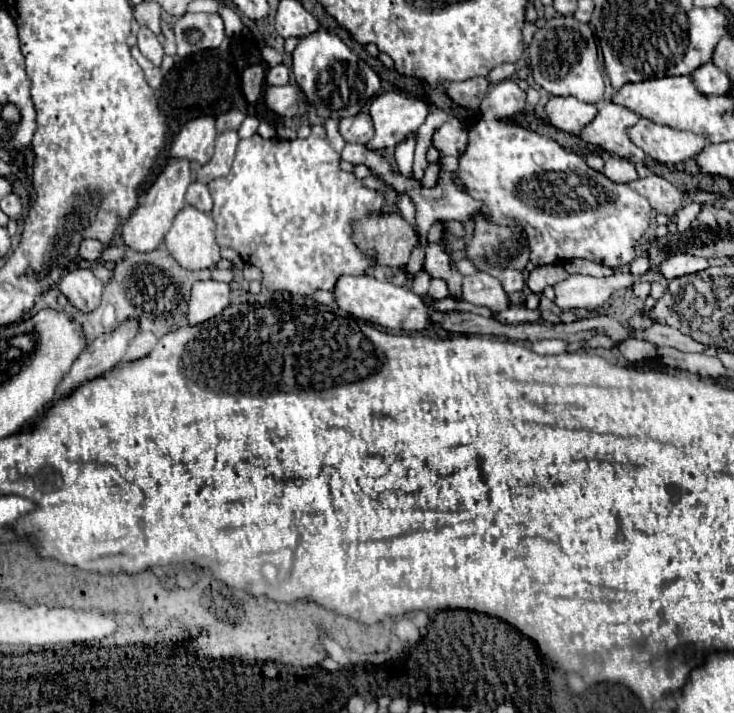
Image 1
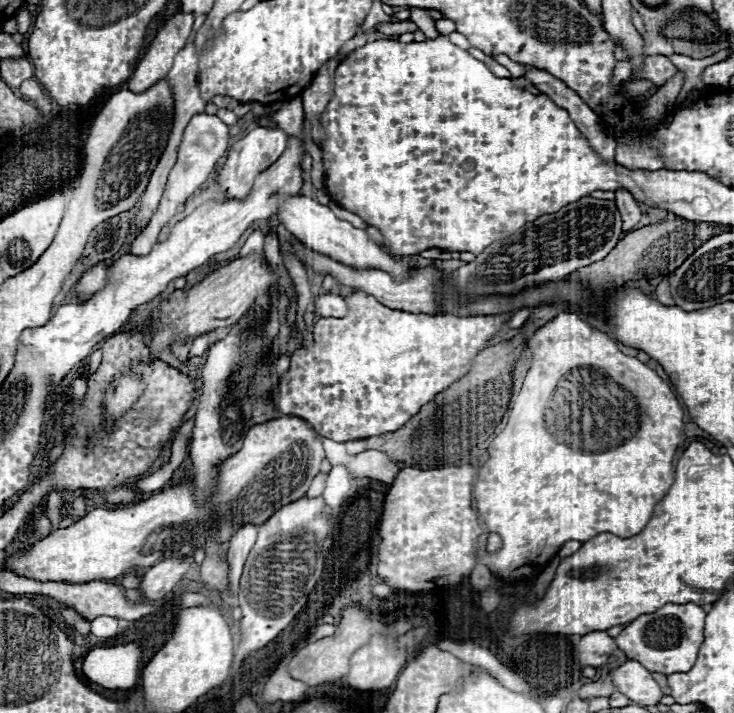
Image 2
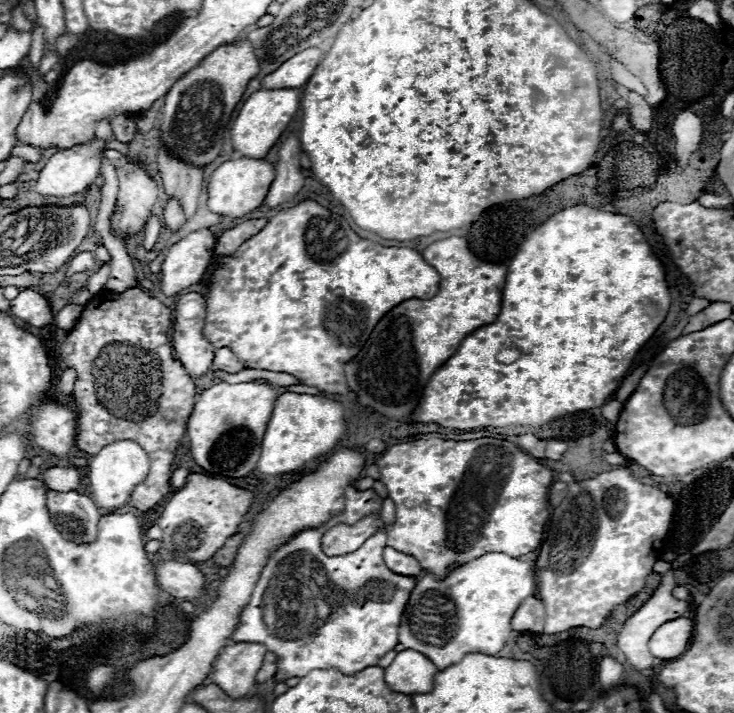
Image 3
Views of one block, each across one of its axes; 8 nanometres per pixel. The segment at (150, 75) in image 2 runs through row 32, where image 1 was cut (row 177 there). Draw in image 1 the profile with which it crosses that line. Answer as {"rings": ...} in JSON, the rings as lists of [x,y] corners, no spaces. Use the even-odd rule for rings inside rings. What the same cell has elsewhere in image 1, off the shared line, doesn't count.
{"rings":[[[168,158],[166,168],[158,174],[156,182],[150,186],[150,190],[144,196],[144,202],[140,202],[140,206],[130,214],[130,218],[126,220],[124,228],[122,228],[122,240],[138,250],[138,252],[150,252],[154,248],[160,246],[160,242],[164,240],[166,232],[170,230],[170,224],[174,220],[174,216],[178,214],[178,210],[184,208],[184,194],[186,188],[190,184],[190,164],[186,158]]]}

